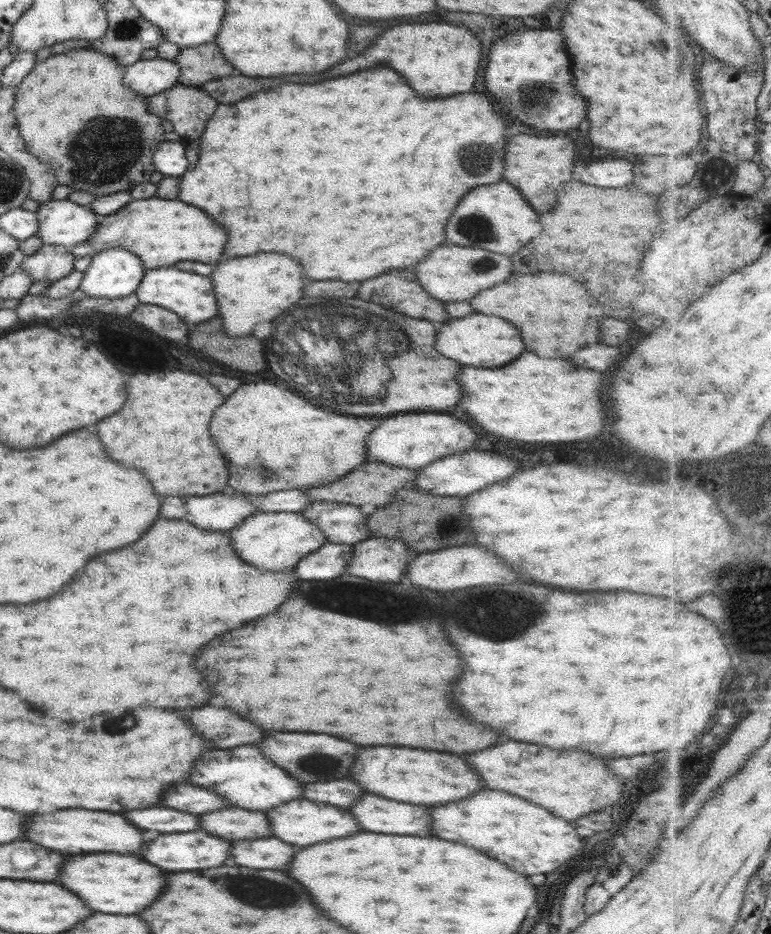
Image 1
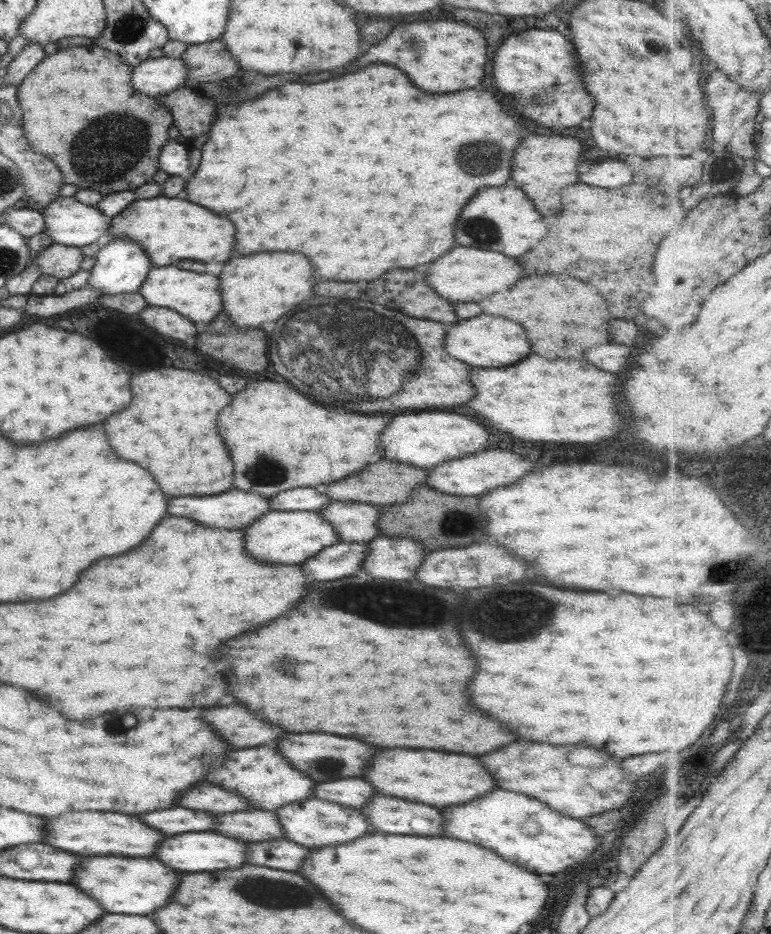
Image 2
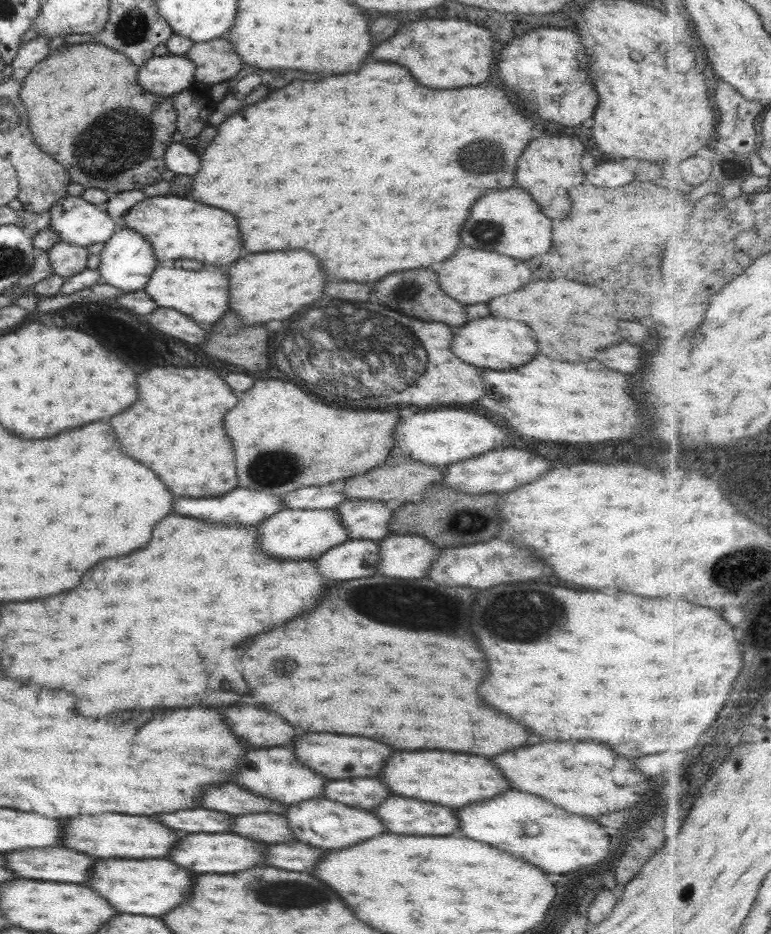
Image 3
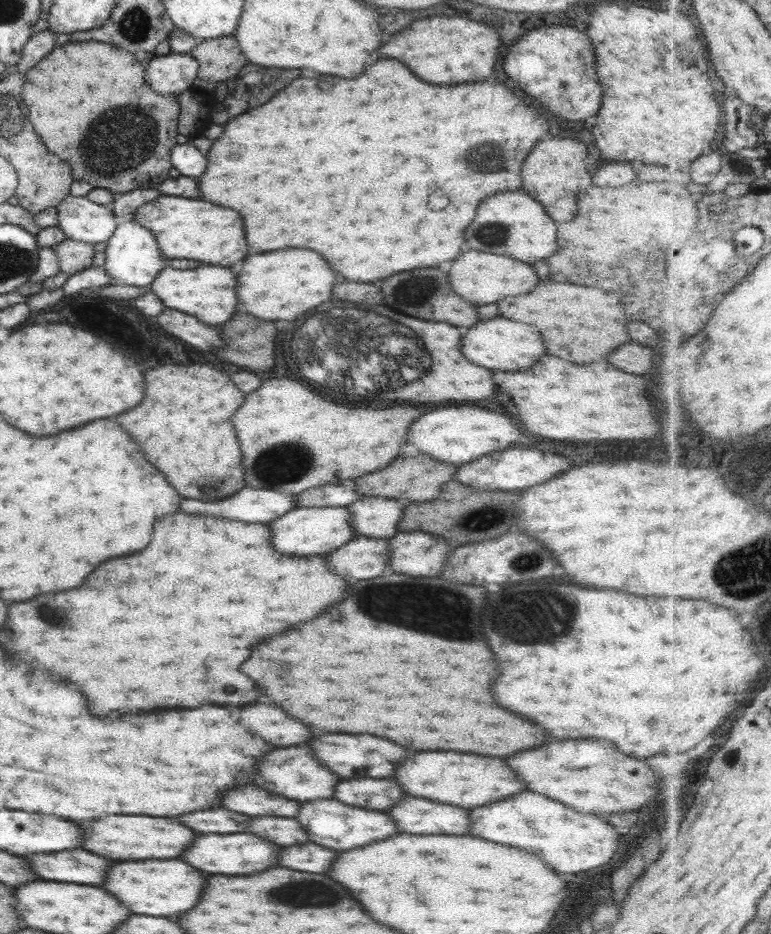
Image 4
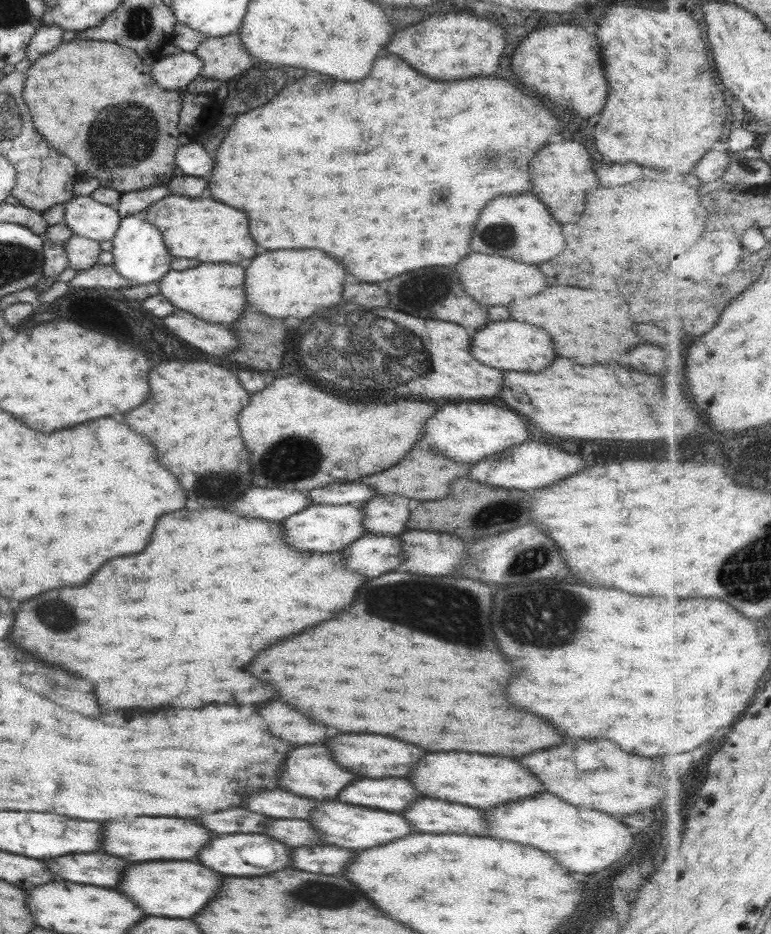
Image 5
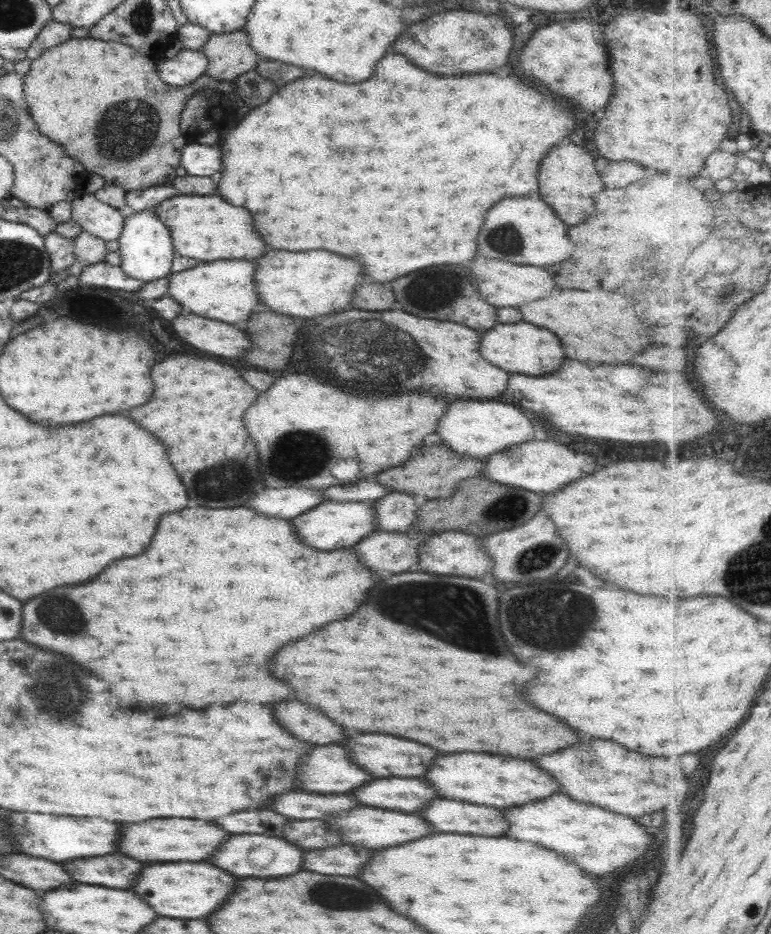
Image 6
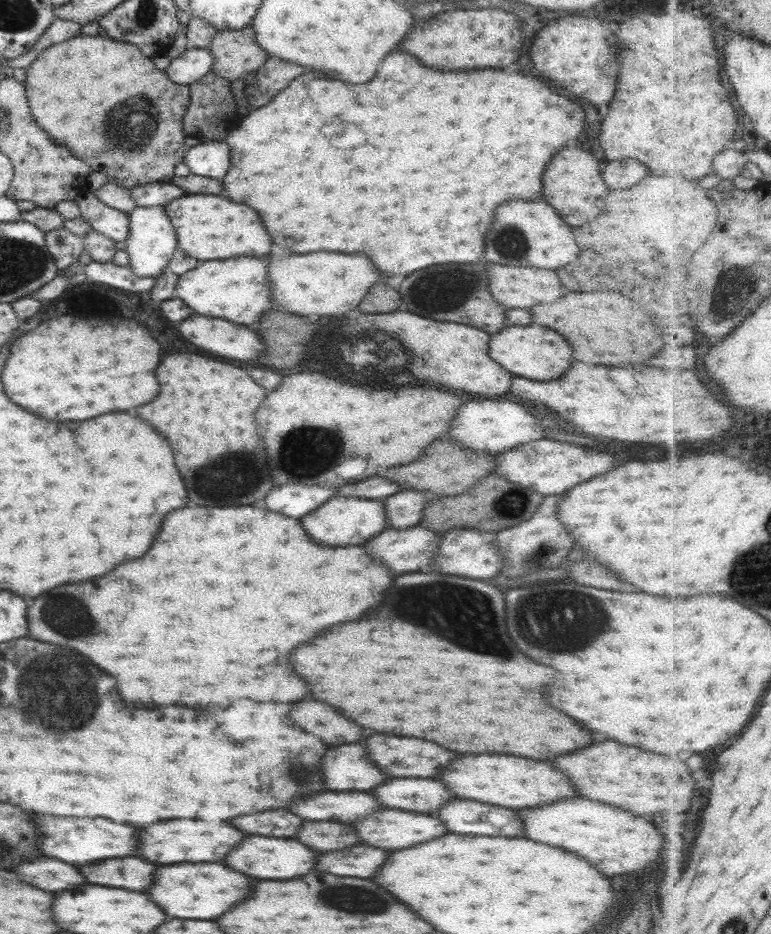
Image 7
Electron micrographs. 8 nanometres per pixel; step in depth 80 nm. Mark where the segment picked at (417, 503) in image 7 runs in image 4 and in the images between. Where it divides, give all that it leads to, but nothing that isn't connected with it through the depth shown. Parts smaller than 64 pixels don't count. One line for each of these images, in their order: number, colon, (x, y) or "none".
4: (374, 517)
5: (383, 515)
6: (394, 512)

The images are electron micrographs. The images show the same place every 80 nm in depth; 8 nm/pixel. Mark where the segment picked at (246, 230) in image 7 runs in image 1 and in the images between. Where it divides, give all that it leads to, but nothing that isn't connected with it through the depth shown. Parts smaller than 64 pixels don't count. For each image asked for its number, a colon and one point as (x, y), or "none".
1: (159, 233)
2: (167, 229)
3: (176, 228)
4: (191, 229)
5: (205, 230)
6: (205, 228)

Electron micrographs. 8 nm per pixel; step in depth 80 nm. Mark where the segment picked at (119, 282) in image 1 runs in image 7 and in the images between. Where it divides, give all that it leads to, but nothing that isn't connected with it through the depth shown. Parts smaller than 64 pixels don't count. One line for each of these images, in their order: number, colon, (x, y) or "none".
2: (120, 267)
3: (126, 261)
4: (131, 257)
5: (138, 254)
6: (145, 251)
7: (151, 241)

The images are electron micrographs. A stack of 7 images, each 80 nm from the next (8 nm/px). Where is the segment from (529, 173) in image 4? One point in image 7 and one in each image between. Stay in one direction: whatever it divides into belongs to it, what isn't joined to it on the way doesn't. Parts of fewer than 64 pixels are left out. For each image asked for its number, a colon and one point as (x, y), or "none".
5: (559, 173)
6: (567, 179)
7: (571, 185)

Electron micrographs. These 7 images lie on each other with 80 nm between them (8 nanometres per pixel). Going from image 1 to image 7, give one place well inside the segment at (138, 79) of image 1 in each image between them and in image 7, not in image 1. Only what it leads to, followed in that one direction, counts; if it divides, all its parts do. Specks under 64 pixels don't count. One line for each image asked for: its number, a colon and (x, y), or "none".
2: (157, 76)
3: (161, 75)
4: (167, 75)
5: (175, 72)
6: (183, 68)
7: (193, 63)

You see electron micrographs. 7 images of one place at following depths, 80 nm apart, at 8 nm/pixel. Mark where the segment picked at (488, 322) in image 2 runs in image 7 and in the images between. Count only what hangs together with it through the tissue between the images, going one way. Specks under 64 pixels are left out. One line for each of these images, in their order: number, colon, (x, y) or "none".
3: (491, 343)
4: (494, 343)
5: (509, 345)
6: (522, 348)
7: (534, 352)

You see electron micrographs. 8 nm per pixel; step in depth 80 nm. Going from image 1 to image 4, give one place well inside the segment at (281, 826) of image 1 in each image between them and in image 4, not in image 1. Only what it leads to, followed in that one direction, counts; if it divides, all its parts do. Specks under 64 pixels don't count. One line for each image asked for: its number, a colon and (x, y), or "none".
2: (313, 822)
3: (320, 822)
4: (331, 824)

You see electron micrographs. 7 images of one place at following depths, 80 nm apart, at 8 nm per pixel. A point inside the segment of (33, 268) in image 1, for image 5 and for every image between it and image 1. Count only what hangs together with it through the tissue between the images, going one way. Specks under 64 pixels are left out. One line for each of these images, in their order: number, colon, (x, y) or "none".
2: (59, 261)
3: (65, 260)
4: (72, 256)
5: (81, 253)

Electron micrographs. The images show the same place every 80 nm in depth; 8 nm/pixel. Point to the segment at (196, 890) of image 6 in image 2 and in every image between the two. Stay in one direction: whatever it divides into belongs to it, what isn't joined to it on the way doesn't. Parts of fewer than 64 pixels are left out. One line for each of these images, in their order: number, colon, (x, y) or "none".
2: (137, 886)
3: (150, 887)
4: (165, 888)
5: (177, 889)

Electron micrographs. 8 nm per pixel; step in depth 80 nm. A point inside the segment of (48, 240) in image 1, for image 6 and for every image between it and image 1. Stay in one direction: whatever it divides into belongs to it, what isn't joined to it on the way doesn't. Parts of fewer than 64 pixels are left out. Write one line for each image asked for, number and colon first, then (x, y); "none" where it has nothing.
2: (68, 222)
3: (74, 221)
4: (78, 219)
5: (83, 216)
6: (93, 217)

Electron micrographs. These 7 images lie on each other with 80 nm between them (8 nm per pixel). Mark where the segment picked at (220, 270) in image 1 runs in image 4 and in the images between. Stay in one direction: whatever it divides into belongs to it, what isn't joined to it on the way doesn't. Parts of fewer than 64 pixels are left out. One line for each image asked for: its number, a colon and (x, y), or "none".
2: (272, 283)
3: (262, 287)
4: (280, 285)

